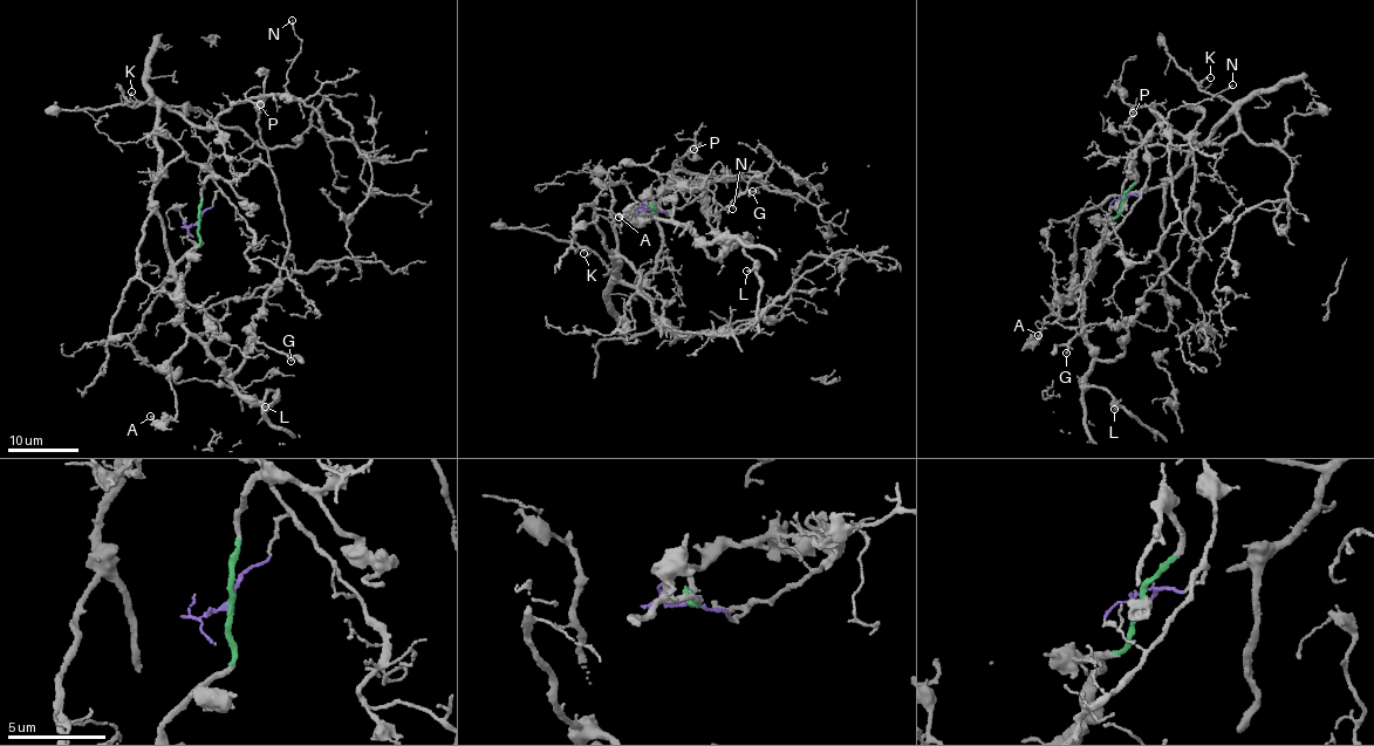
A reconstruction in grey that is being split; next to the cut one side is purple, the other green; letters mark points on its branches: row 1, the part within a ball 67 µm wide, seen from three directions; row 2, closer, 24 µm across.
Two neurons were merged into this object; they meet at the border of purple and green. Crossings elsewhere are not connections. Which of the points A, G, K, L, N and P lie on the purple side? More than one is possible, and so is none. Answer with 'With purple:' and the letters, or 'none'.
With purple: K, N, P

